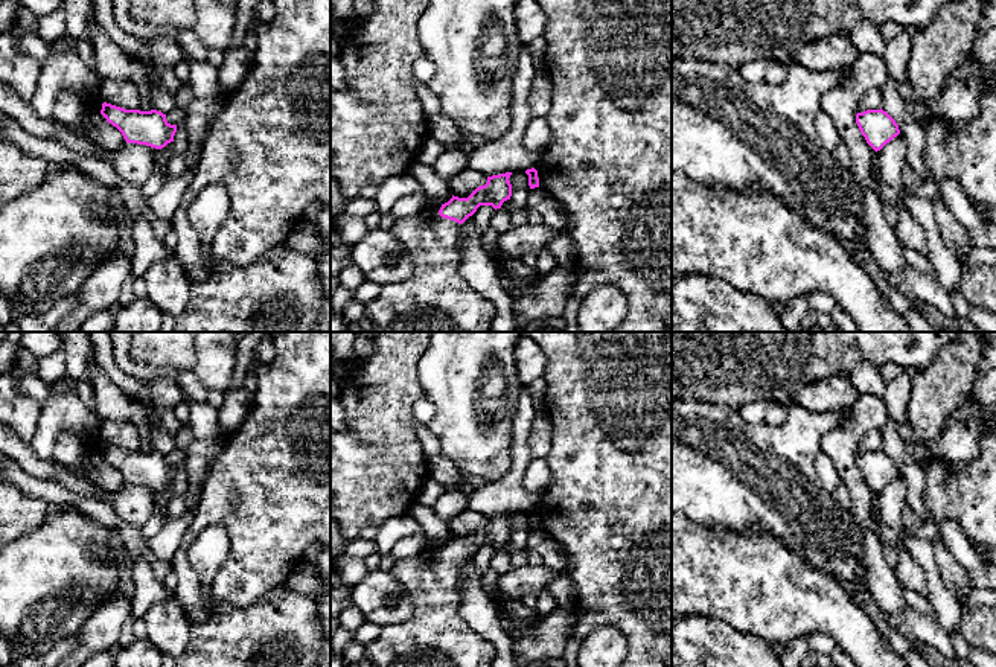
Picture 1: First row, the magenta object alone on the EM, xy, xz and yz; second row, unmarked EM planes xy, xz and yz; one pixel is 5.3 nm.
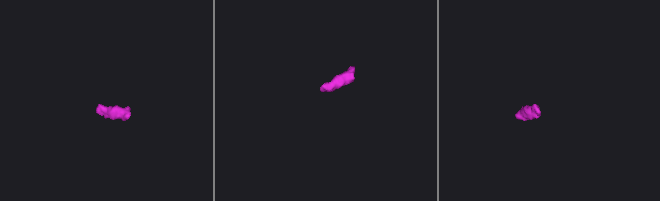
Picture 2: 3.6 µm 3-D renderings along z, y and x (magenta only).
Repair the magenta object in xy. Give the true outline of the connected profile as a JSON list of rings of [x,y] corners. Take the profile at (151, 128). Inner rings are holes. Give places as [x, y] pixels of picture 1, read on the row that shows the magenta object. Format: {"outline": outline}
{"outline": [[[99,93],[87,102],[88,108],[97,108],[107,122],[122,132],[126,143],[161,149],[174,142],[177,125],[171,125],[161,111],[125,110],[104,102]]]}

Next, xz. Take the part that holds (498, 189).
{"outline": [[[512,172],[487,177],[484,186],[477,187],[468,198],[454,196],[436,207],[397,219],[391,233],[411,254],[413,273],[401,283],[381,286],[381,292],[366,305],[362,321],[347,323],[344,332],[490,332],[495,306],[478,291],[471,288],[460,274],[461,266],[461,224],[480,206],[501,209],[512,196],[509,181]]]}

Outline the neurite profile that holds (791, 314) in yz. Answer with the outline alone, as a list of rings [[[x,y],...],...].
[[[800,295],[786,305],[777,306],[780,321],[786,327],[787,332],[800,332],[801,330],[801,318],[810,311],[809,295]]]

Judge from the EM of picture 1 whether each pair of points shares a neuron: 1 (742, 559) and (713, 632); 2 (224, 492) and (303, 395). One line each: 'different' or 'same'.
1: different
2: same

